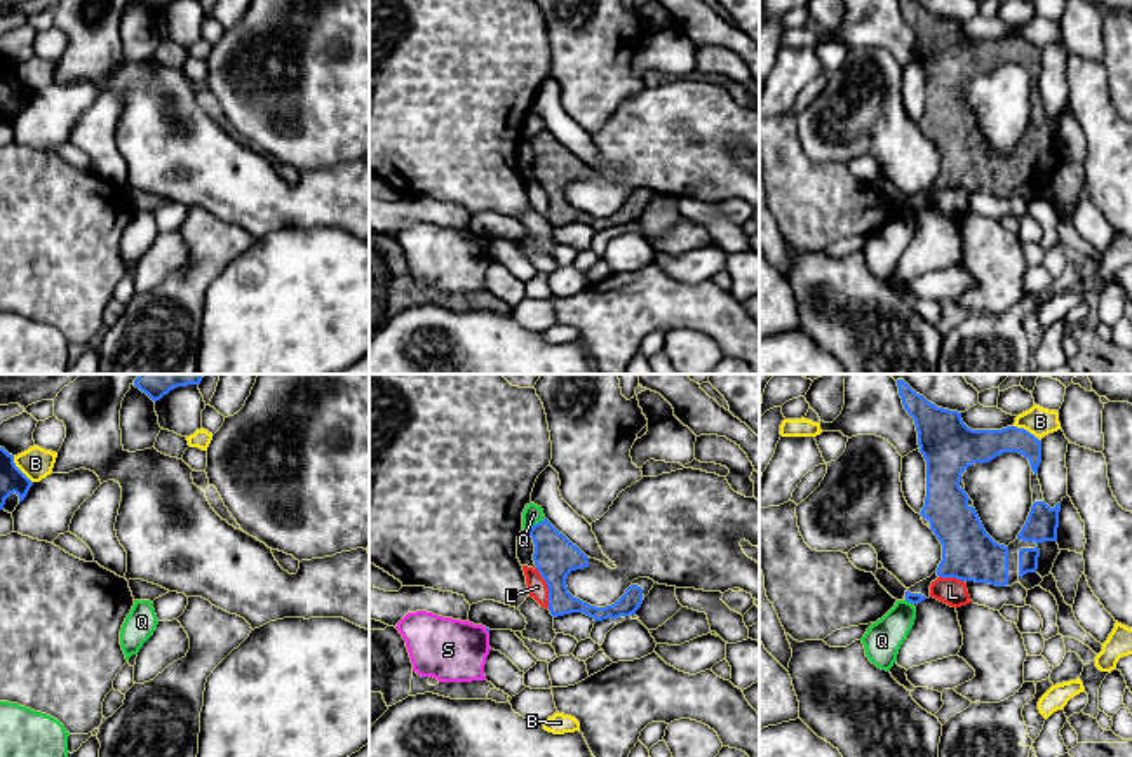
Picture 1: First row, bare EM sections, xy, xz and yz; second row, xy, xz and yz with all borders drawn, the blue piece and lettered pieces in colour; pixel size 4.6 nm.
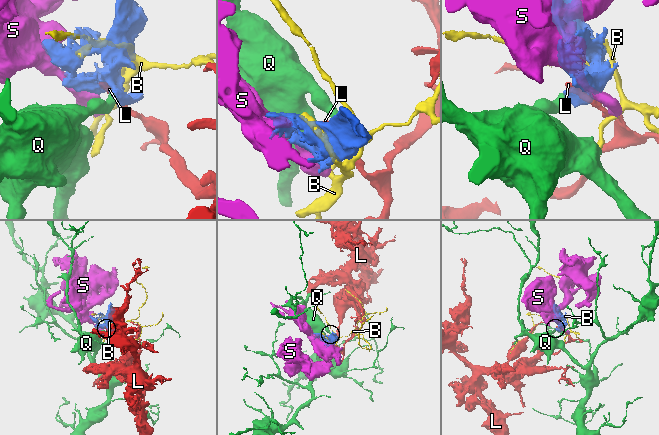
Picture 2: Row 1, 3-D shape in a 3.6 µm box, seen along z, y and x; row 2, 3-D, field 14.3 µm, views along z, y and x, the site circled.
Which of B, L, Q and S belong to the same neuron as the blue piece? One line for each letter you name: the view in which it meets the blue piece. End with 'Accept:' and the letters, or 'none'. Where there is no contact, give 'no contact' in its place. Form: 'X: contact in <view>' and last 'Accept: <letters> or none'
Accept: none

